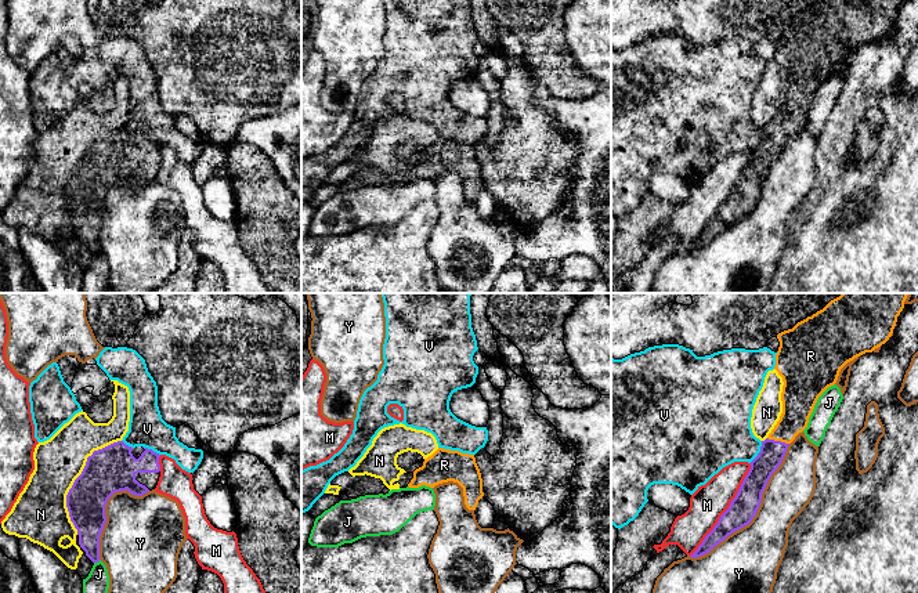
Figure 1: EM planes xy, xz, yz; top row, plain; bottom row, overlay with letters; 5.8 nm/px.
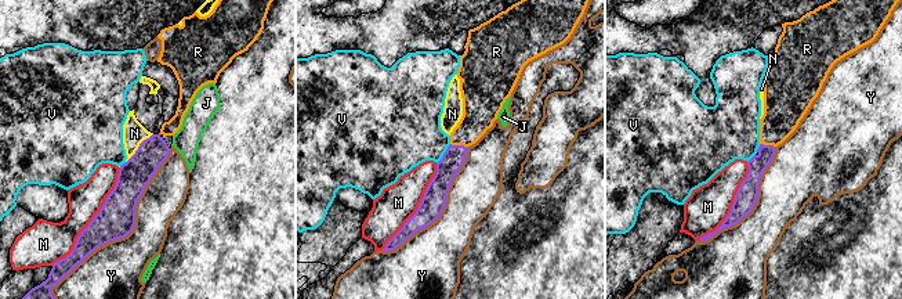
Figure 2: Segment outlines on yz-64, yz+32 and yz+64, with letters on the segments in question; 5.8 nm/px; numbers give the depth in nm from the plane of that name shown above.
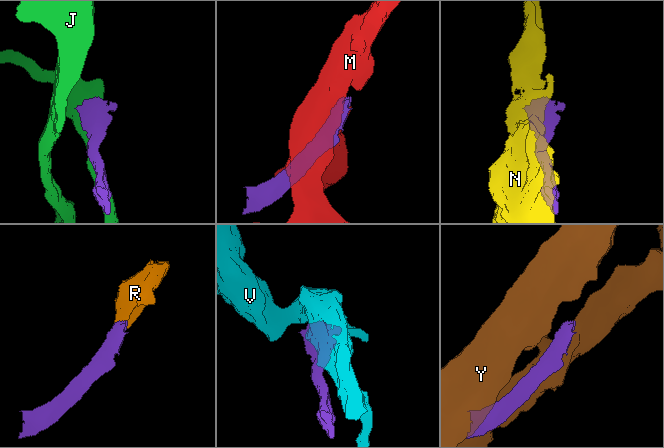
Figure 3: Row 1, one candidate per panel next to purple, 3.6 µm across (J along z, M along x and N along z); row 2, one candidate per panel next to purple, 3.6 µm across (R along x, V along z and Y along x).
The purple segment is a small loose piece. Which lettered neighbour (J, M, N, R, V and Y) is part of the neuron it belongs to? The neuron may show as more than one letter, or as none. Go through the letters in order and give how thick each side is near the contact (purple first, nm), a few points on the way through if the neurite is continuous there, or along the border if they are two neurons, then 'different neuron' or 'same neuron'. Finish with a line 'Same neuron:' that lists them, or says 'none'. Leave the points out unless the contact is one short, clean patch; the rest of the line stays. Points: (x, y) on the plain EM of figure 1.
J: 180/150 nm | different neuron
M: 160/200 nm | different neuron
N: 280/280 nm | different neuron
R: 140/190 nm | across yz (772, 143), (779, 132), (792, 112), (798, 94) | same neuron
V: 140/360 nm | along yz (762, 132), (761, 141), (750, 154) | different neuron
Y: 160/340 nm | different neuron
Same neuron: R

